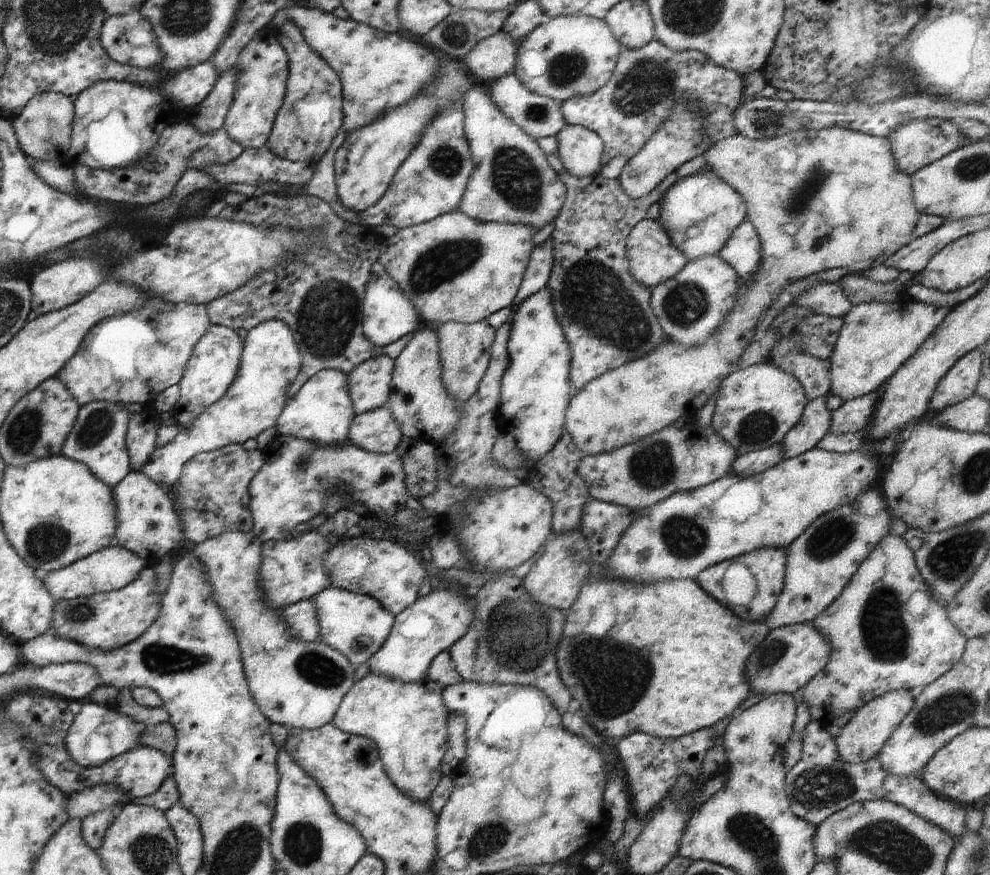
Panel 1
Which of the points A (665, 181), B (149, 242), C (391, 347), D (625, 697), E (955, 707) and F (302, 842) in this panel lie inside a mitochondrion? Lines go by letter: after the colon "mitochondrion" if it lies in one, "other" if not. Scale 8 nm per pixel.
A: other
B: other
C: other
D: mitochondrion
E: mitochondrion
F: mitochondrion

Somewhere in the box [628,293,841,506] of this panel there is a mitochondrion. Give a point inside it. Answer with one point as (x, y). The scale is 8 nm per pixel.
(755, 430)

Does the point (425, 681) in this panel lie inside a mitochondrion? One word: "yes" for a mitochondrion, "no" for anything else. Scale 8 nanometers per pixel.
no

